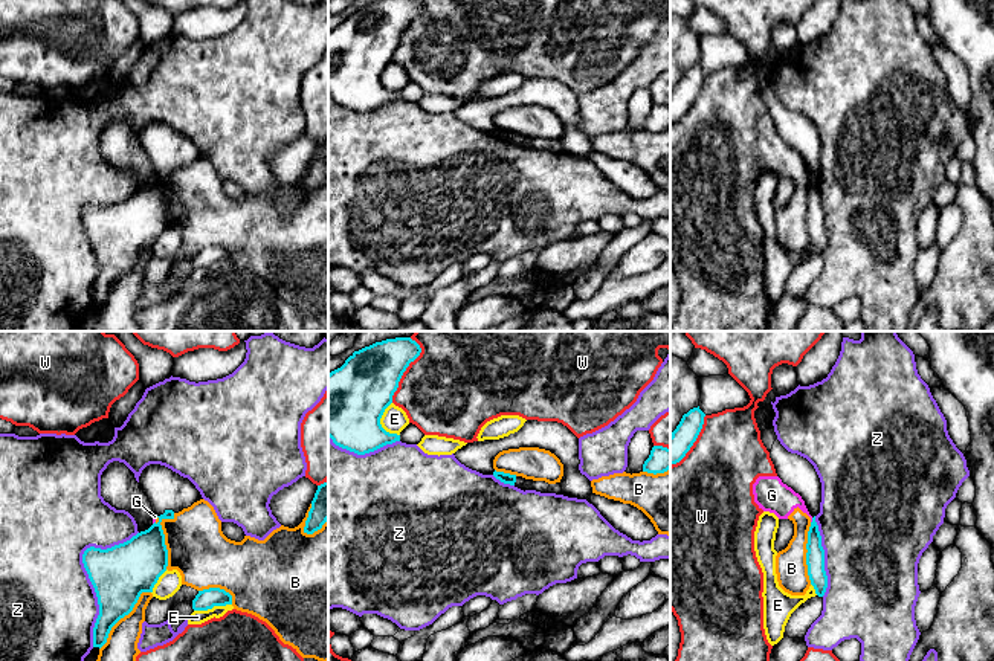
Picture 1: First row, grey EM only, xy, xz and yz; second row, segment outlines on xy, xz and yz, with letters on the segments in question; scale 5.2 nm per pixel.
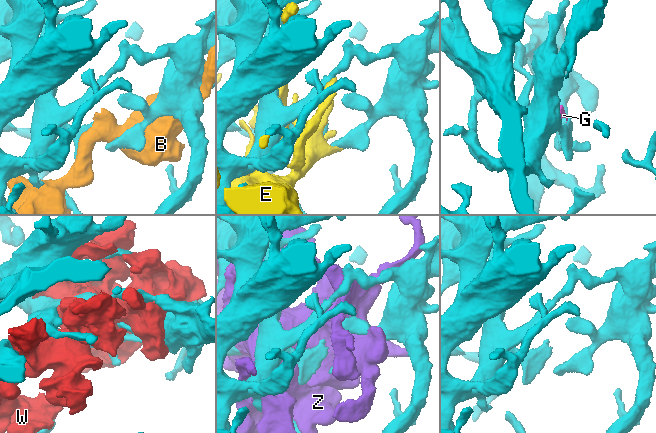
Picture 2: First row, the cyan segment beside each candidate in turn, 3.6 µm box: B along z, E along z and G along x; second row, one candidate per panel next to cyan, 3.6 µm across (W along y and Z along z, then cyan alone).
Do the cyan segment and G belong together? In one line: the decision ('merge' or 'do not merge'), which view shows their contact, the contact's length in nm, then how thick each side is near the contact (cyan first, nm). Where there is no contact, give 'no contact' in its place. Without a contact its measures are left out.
do not merge | yz | 30 nm | 100/170 nm

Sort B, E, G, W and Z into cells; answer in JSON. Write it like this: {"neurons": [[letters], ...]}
{"neurons": [["B", "G", "W"], ["E"], ["Z"]]}

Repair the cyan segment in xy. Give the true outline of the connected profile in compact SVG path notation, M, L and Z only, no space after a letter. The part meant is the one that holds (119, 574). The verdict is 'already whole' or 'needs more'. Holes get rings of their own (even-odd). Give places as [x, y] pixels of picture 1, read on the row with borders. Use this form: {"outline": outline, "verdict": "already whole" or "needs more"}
{"outline": "M173 510L130 540L107 550L90 547L82 563L95 588L99 615L93 627L93 647L107 643L111 627L128 615L142 592L153 592L168 566L168 550L160 522L174 519Z", "verdict": "already whole"}

